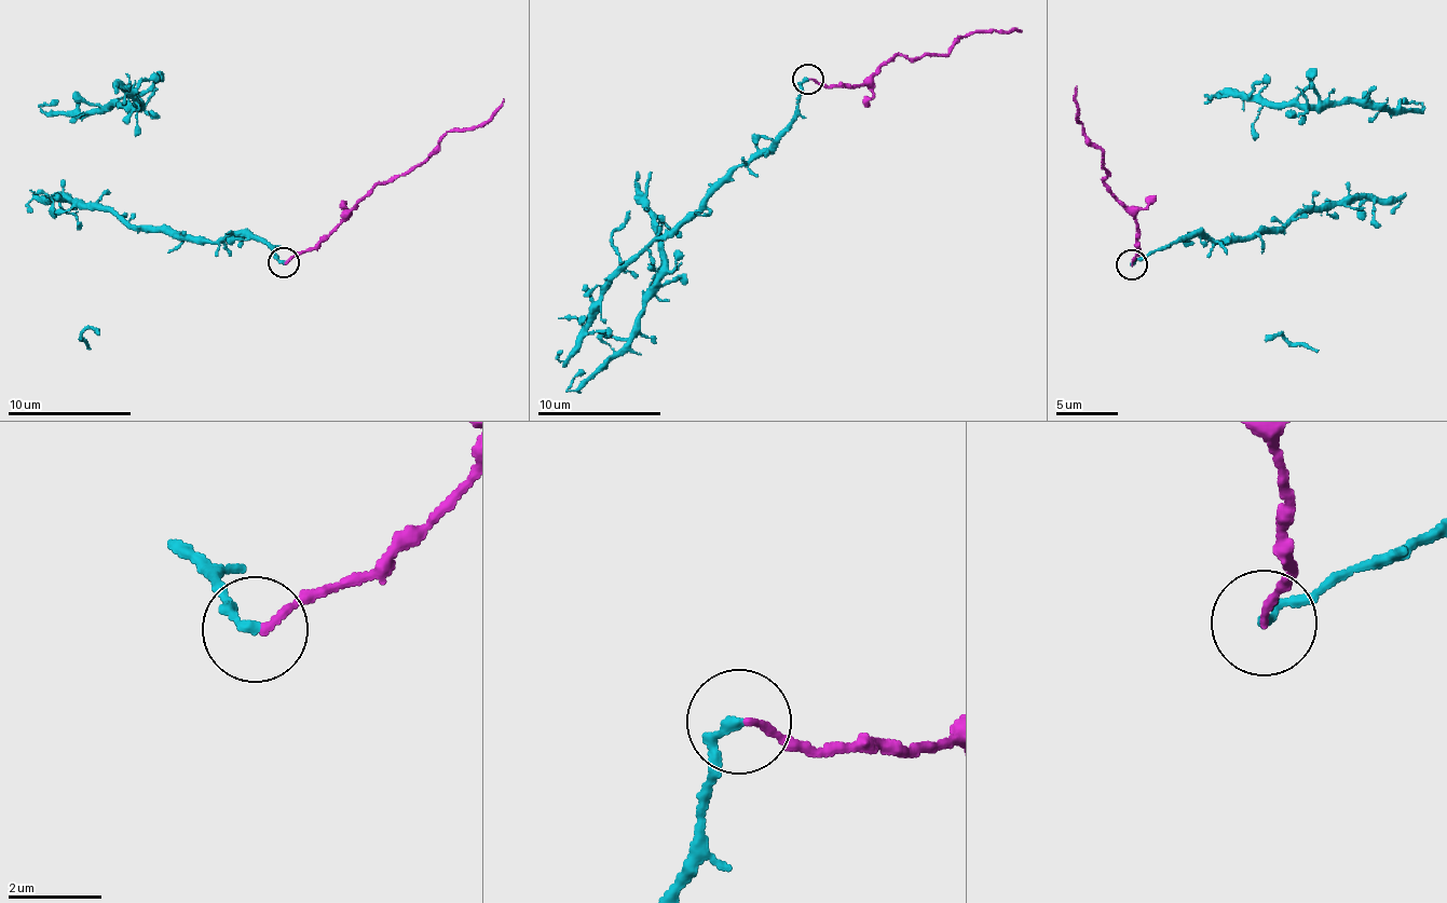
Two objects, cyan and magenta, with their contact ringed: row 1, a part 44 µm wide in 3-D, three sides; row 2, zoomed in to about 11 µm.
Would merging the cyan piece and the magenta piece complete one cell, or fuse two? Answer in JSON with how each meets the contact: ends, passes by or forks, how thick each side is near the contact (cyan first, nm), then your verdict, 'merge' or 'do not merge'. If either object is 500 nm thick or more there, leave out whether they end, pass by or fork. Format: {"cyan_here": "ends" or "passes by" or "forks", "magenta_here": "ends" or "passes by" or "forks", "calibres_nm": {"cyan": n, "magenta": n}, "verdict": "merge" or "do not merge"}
{"cyan_here": "ends", "magenta_here": "ends", "calibres_nm": {"cyan": 200, "magenta": 150}, "verdict": "do not merge"}

